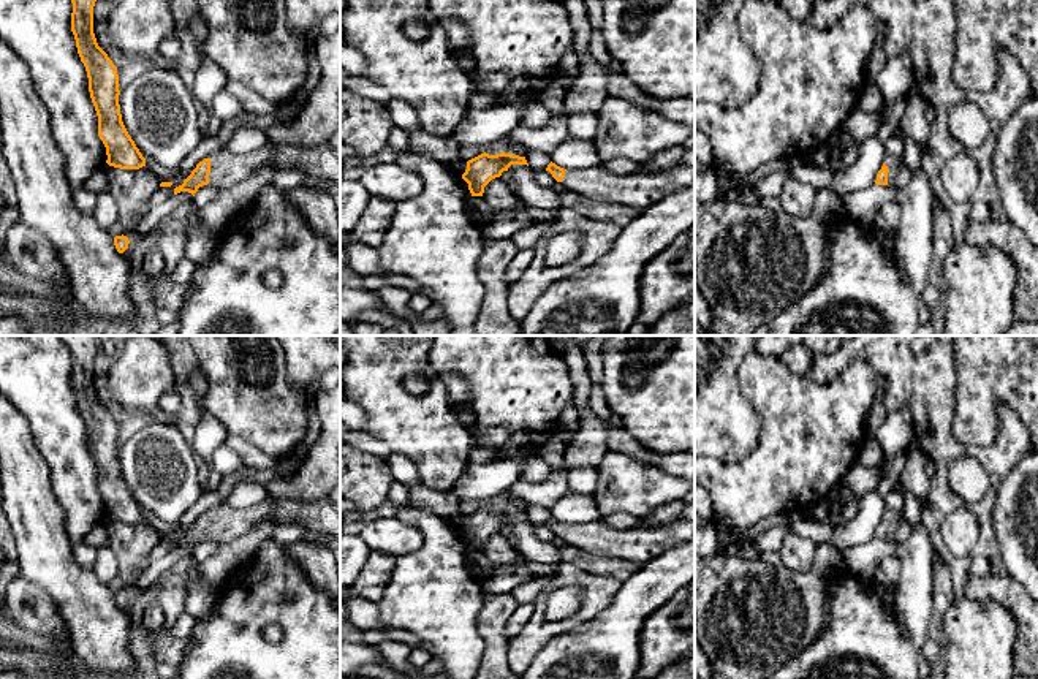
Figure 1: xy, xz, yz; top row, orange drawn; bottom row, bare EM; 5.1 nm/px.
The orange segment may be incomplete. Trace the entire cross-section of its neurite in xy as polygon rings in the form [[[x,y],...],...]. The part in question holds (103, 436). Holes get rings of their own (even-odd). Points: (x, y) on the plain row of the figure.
[[[93,336],[60,337],[71,351],[71,386],[87,426],[89,446],[98,470],[98,491],[106,502],[106,518],[120,524],[139,524],[146,521],[146,513],[122,476],[117,421],[98,400],[93,388],[93,361],[98,343]]]

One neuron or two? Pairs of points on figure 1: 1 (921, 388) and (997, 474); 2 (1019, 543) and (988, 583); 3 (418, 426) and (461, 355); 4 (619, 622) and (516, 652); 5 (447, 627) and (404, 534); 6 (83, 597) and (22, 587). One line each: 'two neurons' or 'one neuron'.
1: one neuron
2: two neurons
3: two neurons
4: two neurons
5: two neurons
6: two neurons

